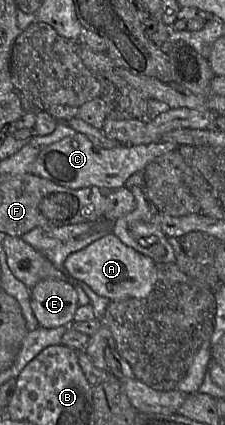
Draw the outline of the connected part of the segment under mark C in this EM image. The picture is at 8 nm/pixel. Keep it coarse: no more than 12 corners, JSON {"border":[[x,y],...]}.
{"border":[[76,133],[44,148],[31,174],[113,191],[171,142],[95,146]]}

